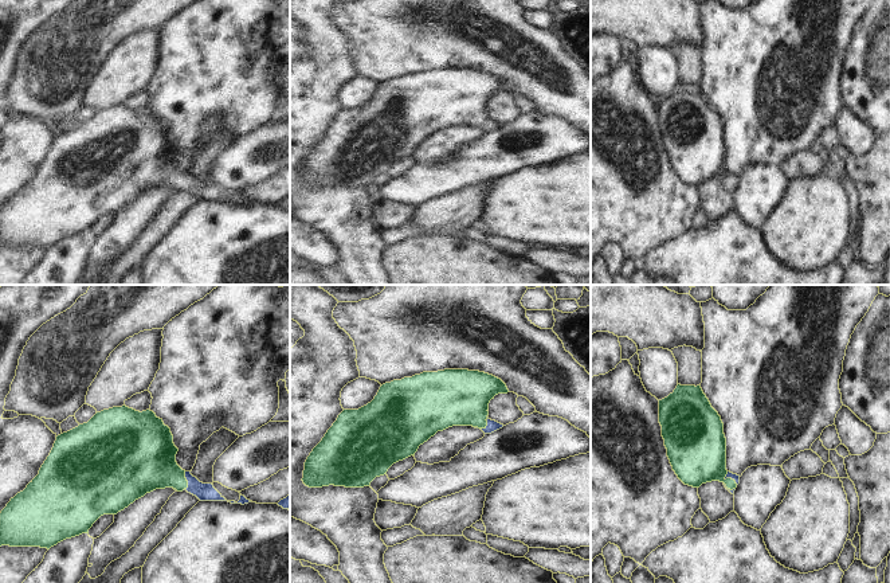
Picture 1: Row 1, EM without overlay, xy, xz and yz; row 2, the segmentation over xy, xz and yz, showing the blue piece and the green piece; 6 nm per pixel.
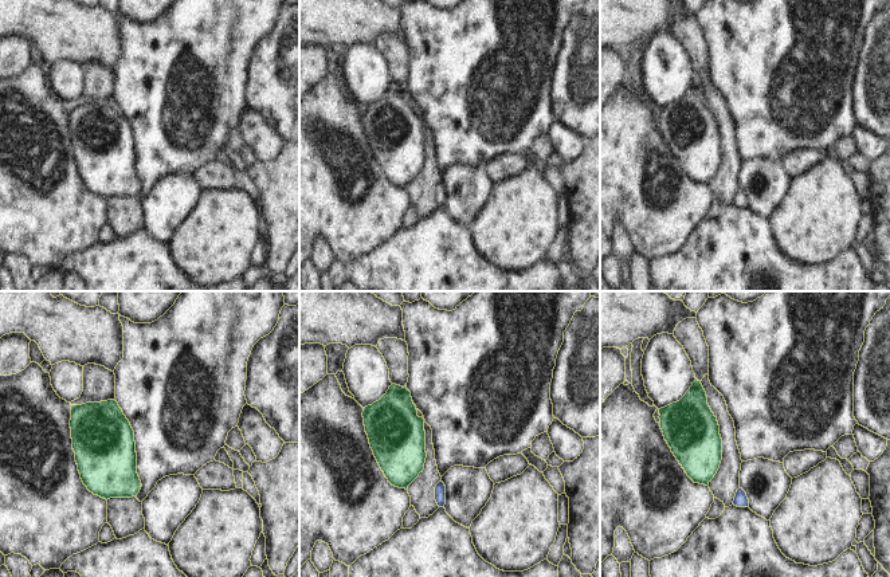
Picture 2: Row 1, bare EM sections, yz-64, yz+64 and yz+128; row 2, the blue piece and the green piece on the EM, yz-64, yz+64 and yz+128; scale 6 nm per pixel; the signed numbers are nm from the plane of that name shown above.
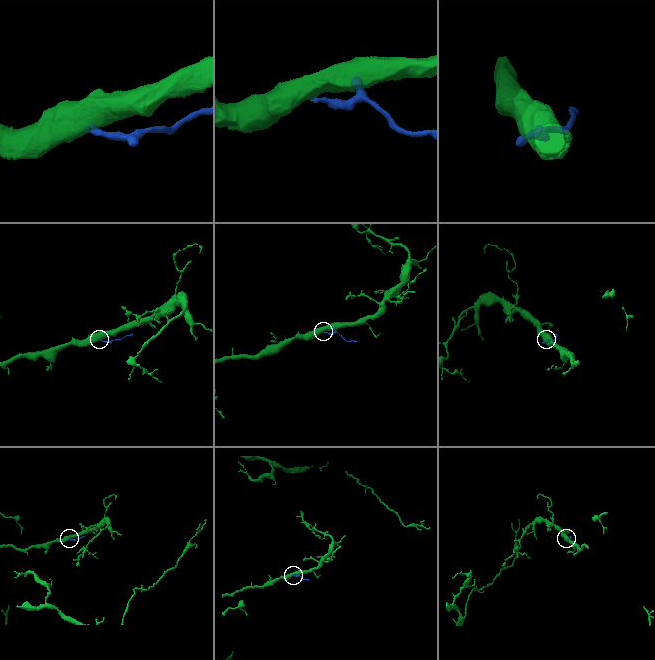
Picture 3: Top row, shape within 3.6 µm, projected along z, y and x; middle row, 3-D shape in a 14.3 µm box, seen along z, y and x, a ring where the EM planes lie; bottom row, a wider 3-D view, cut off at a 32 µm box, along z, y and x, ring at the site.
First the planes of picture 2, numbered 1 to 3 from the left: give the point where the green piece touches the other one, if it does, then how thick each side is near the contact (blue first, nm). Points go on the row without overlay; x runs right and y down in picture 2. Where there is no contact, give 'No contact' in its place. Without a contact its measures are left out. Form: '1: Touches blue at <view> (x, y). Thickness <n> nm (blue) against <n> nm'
1: No contact
2: No contact
3: No contact

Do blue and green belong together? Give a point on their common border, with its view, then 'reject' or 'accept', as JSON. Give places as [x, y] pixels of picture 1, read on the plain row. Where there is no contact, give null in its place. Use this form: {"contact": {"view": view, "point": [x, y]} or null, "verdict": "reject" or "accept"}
{"contact": {"view": "xy", "point": [187, 179]}, "verdict": "accept"}

